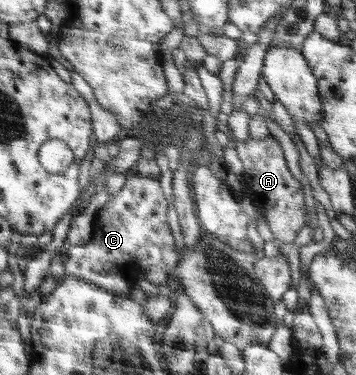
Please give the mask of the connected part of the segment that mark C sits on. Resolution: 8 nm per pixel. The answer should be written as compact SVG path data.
M136 174L126 179L118 195L111 196L96 213L90 241L79 247L64 244L58 253L63 257L66 276L77 276L129 299L132 288L138 285L139 277L146 277L149 267L162 268L167 274L175 271L179 251L175 251L173 239L167 225L167 199L159 181Z

